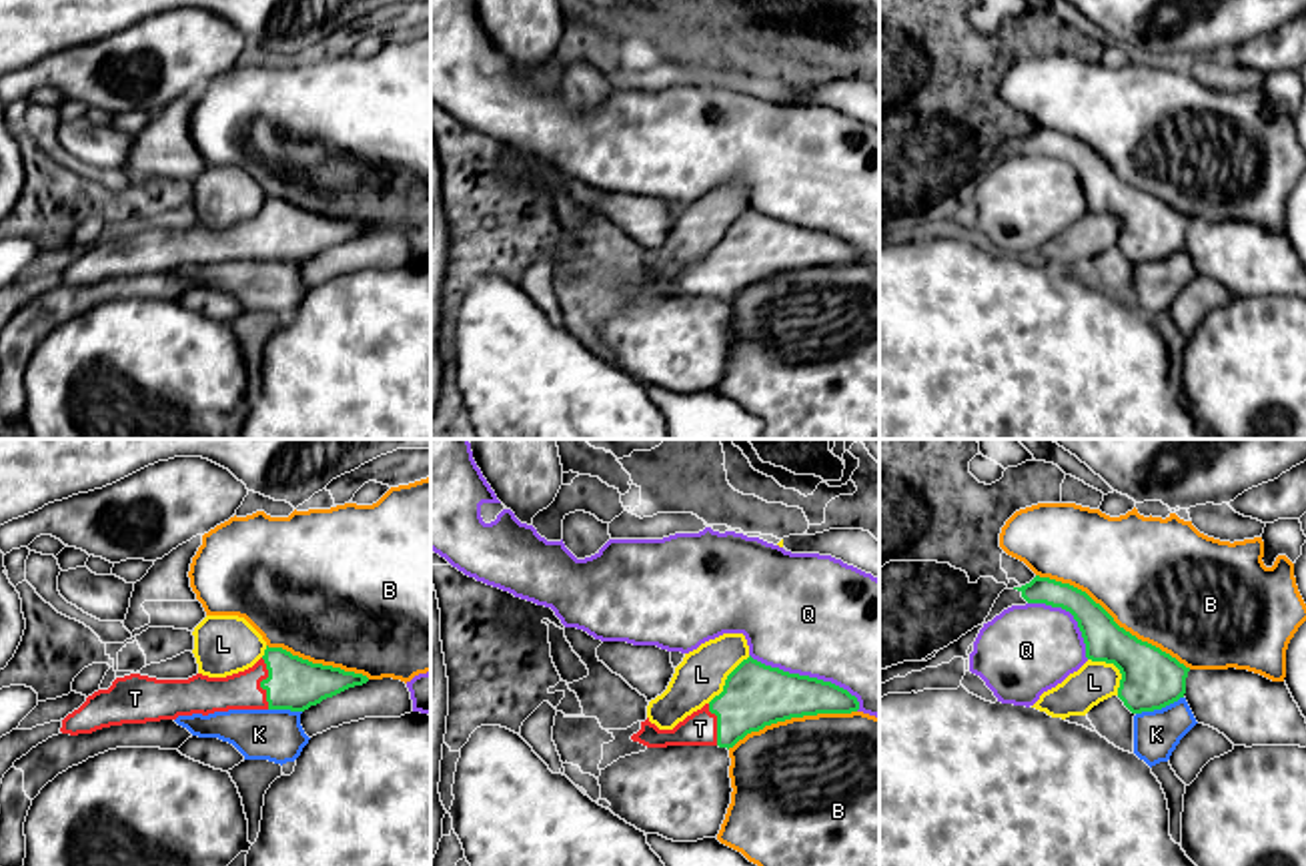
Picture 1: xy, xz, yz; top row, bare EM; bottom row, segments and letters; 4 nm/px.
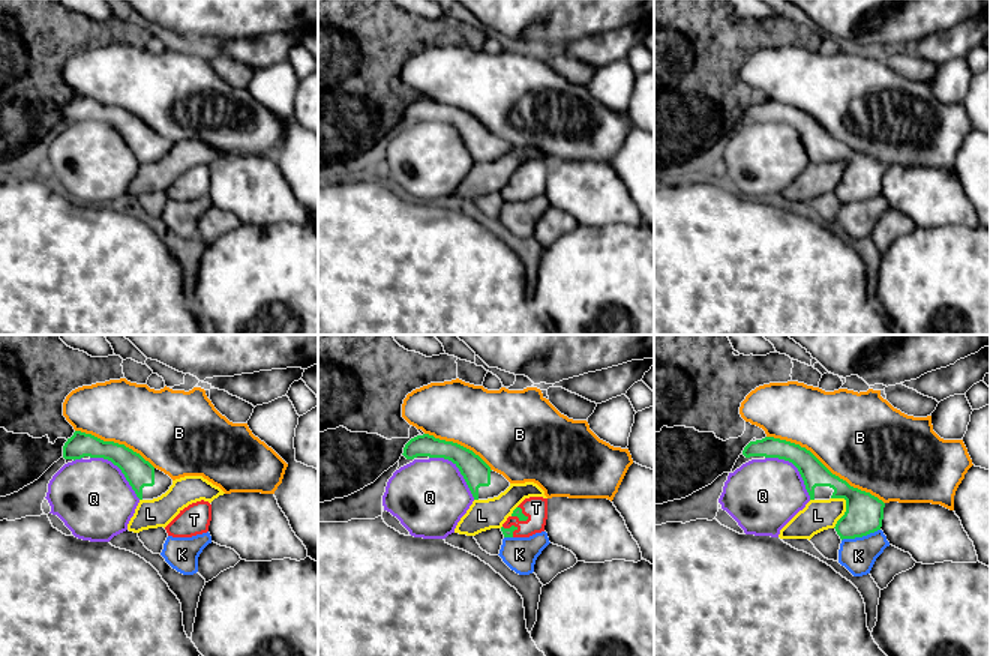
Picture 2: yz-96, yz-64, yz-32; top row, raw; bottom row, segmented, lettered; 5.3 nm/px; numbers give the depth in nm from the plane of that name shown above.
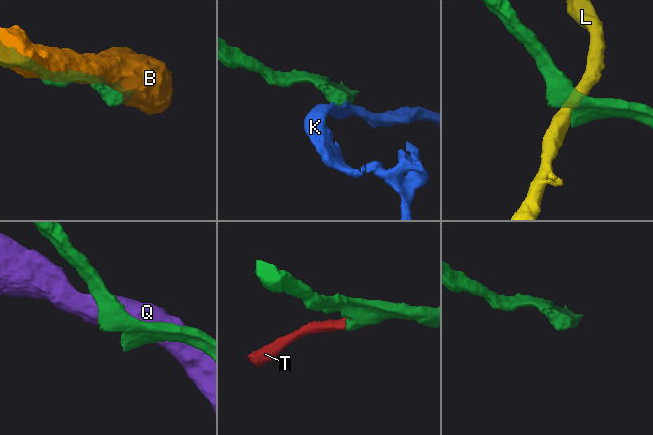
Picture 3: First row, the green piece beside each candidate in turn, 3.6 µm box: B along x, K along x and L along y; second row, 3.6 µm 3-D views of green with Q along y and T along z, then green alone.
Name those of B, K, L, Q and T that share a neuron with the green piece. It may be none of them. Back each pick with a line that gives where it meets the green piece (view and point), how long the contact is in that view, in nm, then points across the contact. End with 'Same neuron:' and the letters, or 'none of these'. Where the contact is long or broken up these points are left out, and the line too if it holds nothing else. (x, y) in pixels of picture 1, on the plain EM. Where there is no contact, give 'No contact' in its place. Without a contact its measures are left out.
T: Touches green at xy (261, 235). Shared border 220 nm. Path across: xy (295, 235), (261, 235), (251, 241), (201, 245)
Same neuron: T

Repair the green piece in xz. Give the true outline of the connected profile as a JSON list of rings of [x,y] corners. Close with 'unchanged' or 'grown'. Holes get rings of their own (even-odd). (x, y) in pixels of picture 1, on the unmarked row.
[[[749,206],[727,227],[719,247],[673,281],[659,281],[647,269],[631,291],[647,299],[719,297],[729,301],[747,285],[777,273],[857,261],[859,253],[847,241],[765,216]]]; grown

